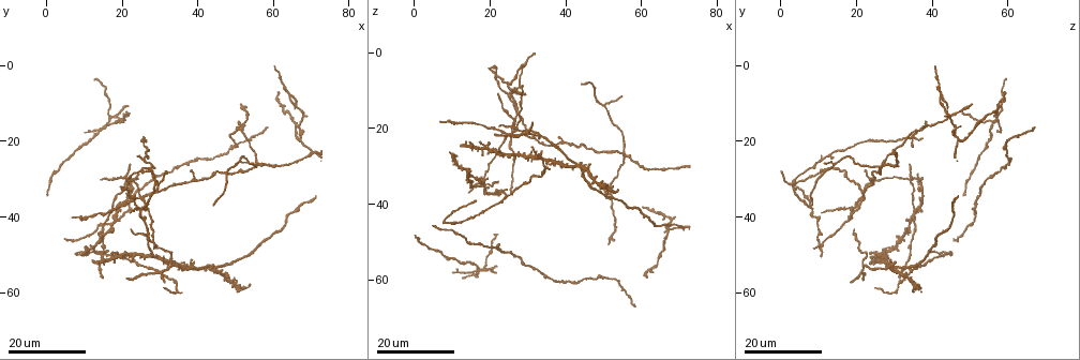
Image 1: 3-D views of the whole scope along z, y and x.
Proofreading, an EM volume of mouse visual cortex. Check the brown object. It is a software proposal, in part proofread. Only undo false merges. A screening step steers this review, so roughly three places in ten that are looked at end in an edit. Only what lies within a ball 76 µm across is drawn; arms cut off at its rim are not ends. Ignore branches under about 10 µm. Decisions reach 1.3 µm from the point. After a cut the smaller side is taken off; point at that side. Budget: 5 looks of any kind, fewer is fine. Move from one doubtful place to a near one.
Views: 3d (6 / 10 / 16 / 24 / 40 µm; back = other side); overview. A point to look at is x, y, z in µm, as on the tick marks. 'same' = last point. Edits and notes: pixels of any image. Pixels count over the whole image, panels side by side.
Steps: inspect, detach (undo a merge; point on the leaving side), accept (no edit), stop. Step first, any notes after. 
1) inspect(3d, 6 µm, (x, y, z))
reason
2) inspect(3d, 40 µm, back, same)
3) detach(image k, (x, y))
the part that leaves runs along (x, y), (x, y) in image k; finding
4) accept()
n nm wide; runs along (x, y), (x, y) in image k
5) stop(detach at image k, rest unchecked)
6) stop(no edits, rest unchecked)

inspect(3d, 24 µm, (32.5, 52.5, 22.0))
three-way junction

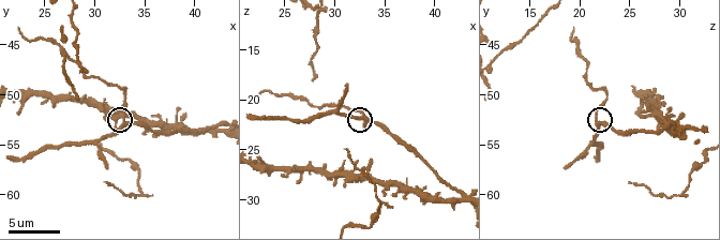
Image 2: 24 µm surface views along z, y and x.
inspect(3d, 10 µm, (32.6, 52.8, 21.8))

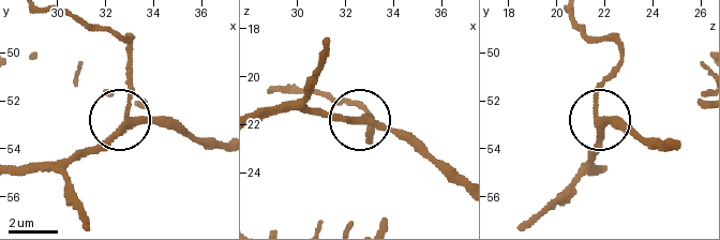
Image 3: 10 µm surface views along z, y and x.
accept()
3 arms; runs along (672, 139), (647, 139), (604, 121), (593, 162) in image 3; all the same cell

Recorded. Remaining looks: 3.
inspect(3d, 24 µm, (25.0, 38.0, 9.0))
three arms meet

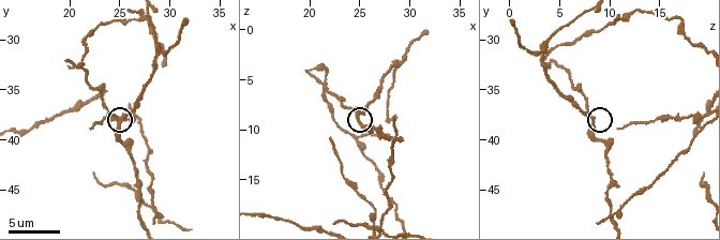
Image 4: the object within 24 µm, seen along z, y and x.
inspect(3d, 6 µm, (25.0, 38.4, 8.6))
zoom in

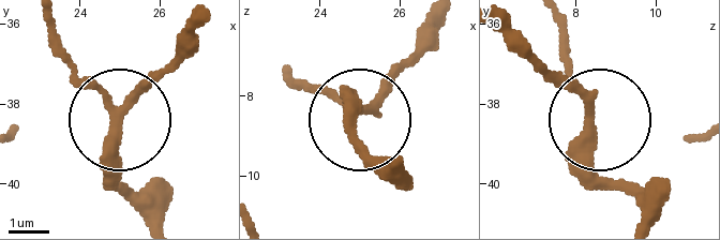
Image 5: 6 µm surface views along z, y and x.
inspect(3d, 6 µm, back, (24.95, 38.25, 8.35))

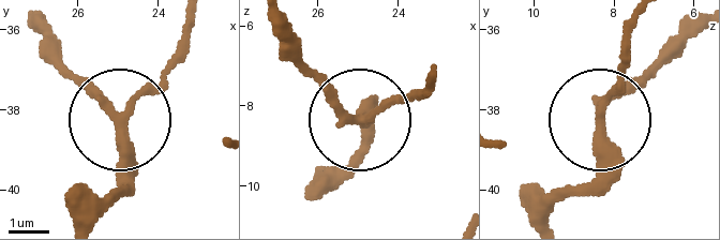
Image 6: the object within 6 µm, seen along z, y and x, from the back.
accept()
side arm 15 µm; one cell here

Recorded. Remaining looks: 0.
stop(no edits, rest unchecked)

